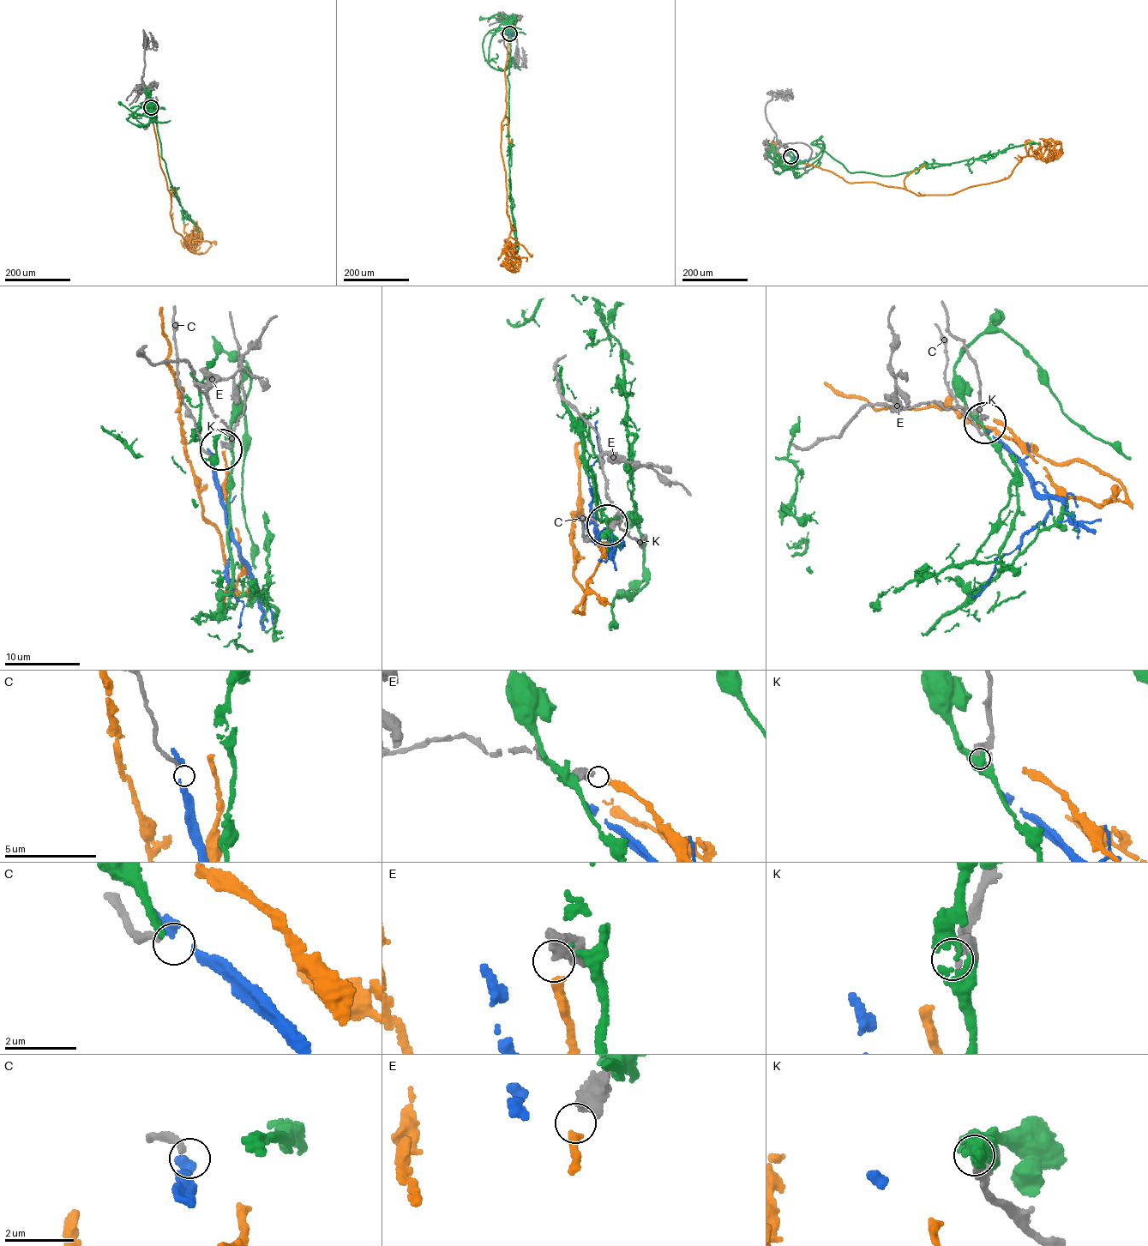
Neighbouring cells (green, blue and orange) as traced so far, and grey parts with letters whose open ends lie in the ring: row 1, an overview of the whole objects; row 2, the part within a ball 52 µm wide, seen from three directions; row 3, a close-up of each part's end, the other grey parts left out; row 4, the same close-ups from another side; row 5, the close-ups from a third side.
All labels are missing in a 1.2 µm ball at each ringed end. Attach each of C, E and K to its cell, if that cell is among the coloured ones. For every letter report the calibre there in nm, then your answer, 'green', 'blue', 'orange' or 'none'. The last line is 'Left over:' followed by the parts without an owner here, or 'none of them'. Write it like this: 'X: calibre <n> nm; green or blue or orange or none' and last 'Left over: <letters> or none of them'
C: calibre 200 nm; none
E: calibre 600 nm; orange
K: calibre 240 nm; green
Left over: C

